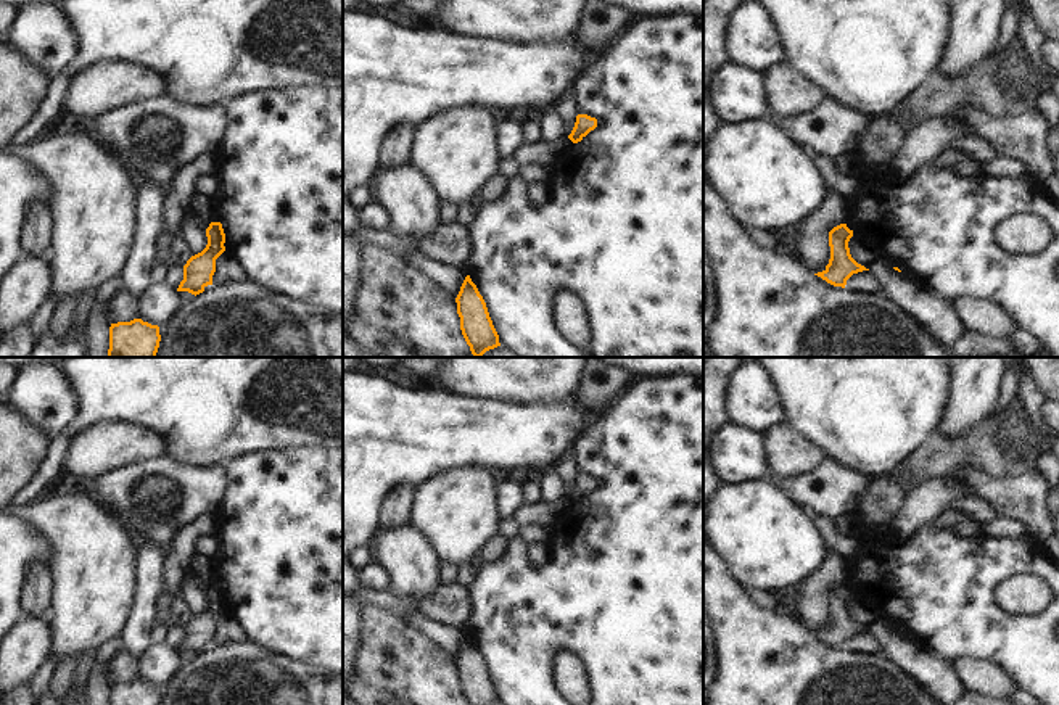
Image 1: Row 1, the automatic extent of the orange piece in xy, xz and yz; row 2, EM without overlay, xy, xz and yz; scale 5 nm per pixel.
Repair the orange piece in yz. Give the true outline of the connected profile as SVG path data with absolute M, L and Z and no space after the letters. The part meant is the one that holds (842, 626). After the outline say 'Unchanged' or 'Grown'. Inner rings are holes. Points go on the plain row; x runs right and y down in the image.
M840 584L829 592L830 620L822 633L814 636L821 637L834 647L845 649L847 641L858 633L869 631L858 625L848 608L848 602L853 597L853 591L847 584Z. Unchanged

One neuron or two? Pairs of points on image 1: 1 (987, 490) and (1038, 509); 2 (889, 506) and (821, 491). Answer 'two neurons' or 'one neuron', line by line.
1: one neuron
2: two neurons

